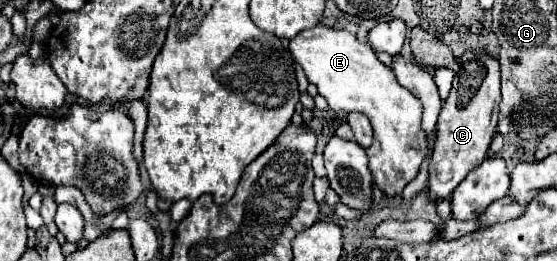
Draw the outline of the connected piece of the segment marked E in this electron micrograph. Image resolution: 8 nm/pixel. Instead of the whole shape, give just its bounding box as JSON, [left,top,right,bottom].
[289,24,429,198]

